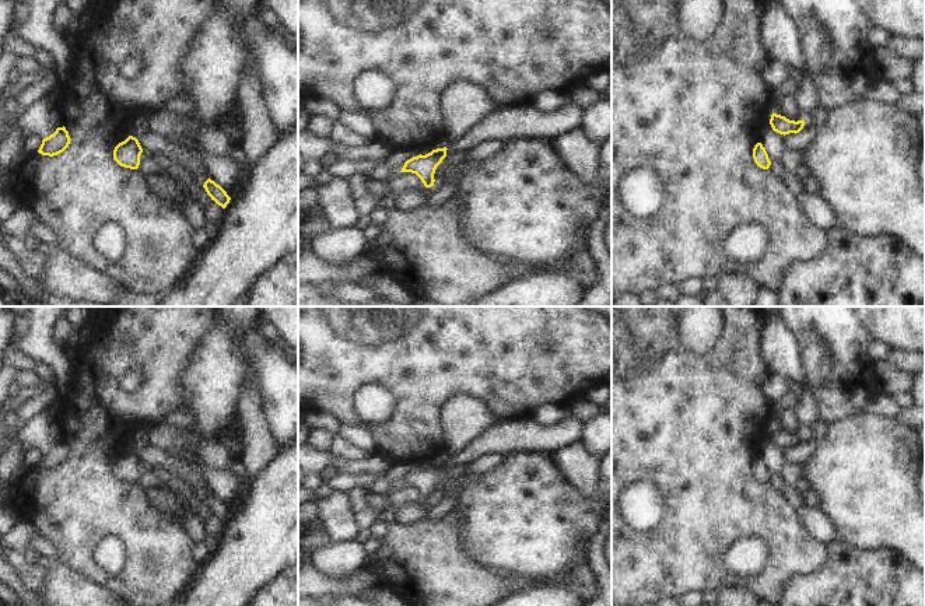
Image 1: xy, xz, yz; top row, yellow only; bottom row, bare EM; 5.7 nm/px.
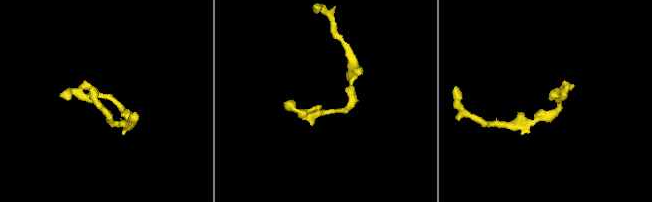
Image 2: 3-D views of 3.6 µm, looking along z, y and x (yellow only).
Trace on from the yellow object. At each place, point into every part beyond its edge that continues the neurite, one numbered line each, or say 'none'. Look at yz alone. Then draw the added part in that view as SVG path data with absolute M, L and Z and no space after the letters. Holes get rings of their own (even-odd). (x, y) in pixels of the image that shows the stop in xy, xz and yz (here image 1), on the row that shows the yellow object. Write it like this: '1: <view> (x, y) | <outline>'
none

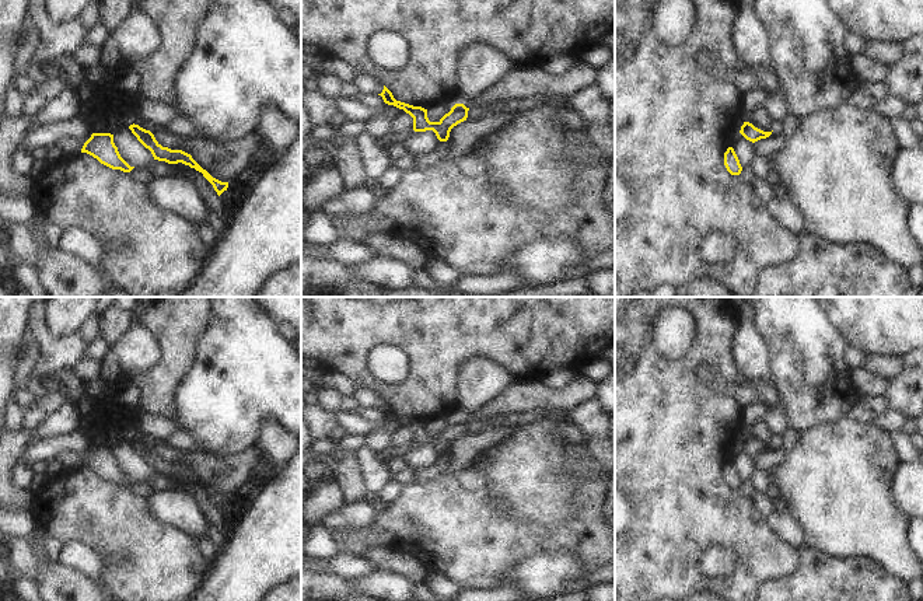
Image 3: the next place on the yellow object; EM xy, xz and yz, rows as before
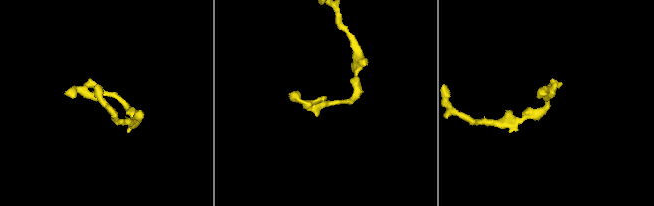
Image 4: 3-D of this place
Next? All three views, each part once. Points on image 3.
1: xz (525, 81) | M578 62L562 76L545 73L541 64L517 67L489 87L485 94L464 105L472 108L511 98L529 98L536 94L548 98L552 95L564 95L569 98L581 88L594 85L597 73L597 70L583 62Z

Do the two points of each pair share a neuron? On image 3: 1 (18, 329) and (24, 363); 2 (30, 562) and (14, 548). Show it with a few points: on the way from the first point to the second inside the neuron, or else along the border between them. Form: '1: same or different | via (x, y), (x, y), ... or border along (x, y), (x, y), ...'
1: different | border along (21, 353), (16, 364), (14, 385)
2: same | via (25, 559), (18, 552)

